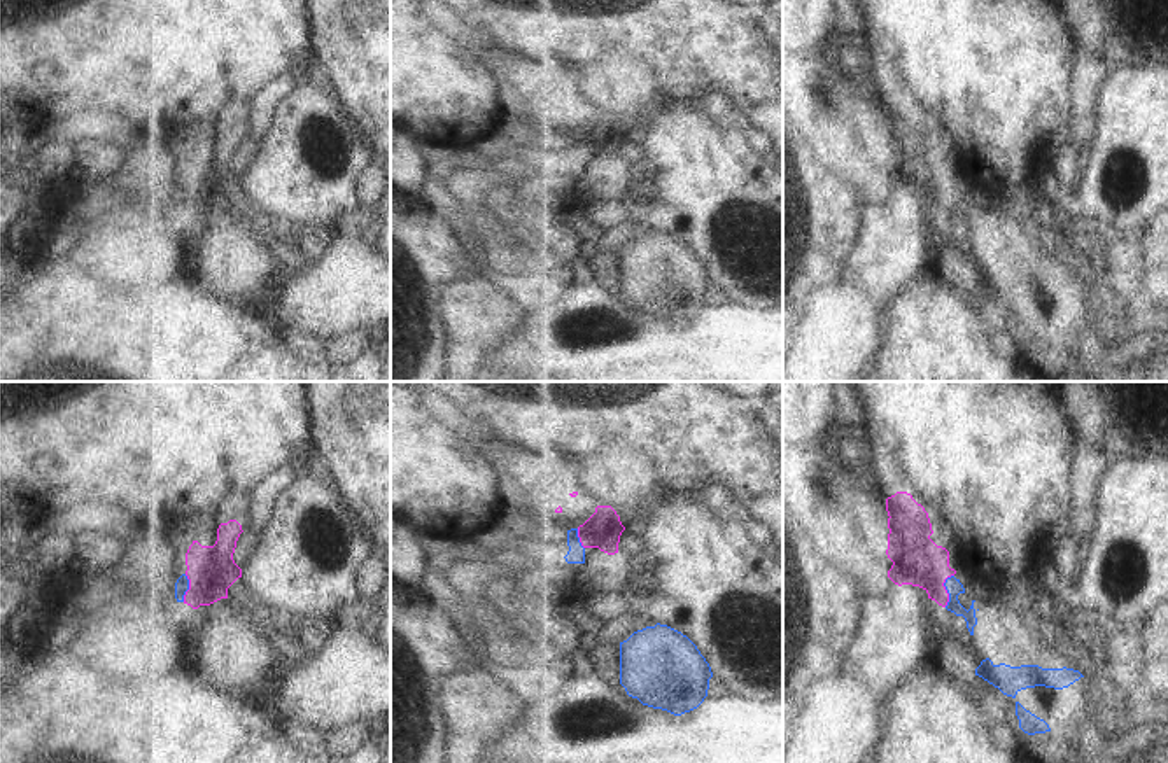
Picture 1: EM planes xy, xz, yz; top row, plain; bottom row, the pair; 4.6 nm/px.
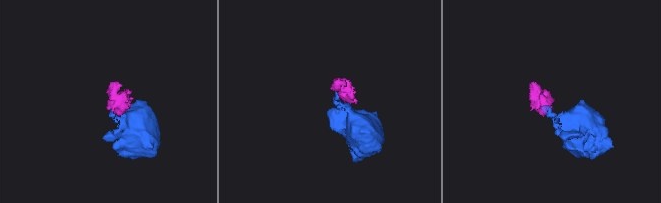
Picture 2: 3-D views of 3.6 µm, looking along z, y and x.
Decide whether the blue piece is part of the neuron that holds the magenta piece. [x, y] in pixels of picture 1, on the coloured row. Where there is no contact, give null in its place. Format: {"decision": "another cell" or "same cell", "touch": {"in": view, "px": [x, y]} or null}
{"decision": "same cell", "touch": {"in": "yz", "px": [946, 590]}}

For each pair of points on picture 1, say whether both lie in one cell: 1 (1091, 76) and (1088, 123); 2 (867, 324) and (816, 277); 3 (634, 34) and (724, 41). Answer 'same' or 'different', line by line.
1: same
2: different
3: same

